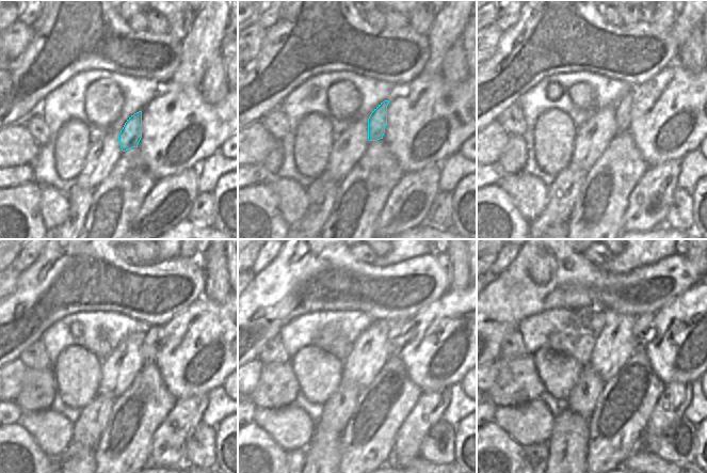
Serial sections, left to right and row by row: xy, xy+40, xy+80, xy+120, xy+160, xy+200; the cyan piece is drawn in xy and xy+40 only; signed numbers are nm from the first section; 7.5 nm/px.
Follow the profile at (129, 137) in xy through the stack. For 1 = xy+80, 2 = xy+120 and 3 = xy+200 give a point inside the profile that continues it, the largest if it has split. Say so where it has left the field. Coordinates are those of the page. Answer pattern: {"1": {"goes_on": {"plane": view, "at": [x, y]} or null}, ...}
{"1": {"goes_on": {"plane": "xy+80", "at": [623, 107]}}, "2": {"goes_on": {"plane": "xy+120", "at": [153, 336]}}, "3": {"goes_on": {"plane": "xy+200", "at": [642, 329]}}}

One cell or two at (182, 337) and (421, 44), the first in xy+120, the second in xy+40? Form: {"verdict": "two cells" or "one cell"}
{"verdict": "two cells"}

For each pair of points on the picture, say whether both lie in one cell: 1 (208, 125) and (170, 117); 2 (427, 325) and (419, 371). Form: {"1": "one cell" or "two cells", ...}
{"1": "one cell", "2": "one cell"}

